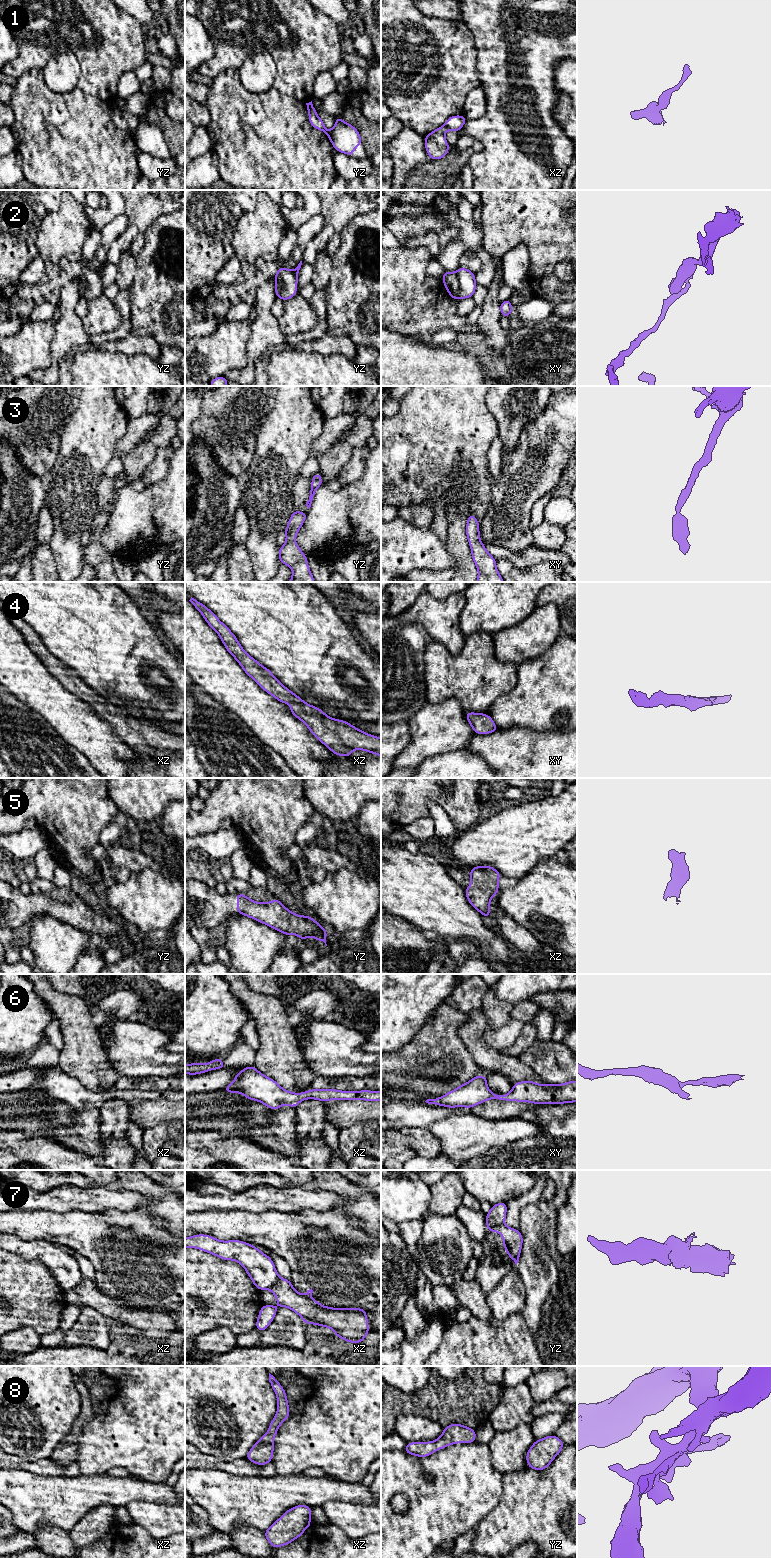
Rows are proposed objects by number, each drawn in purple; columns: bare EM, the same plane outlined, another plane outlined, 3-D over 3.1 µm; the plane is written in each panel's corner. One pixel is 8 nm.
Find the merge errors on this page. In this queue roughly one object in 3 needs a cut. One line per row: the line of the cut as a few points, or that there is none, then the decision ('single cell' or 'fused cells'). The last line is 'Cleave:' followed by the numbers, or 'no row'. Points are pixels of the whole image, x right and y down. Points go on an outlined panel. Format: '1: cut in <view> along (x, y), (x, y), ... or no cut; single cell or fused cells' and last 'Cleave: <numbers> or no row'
1: no cut; single cell
2: cut in xy along (455, 273), (458, 279), (458, 298); fused cells
3: no cut; single cell
4: no cut; single cell
5: no cut; single cell
6: no cut; single cell
7: cut in yz along (503, 1223), (493, 1226), (488, 1230); fused cells
8: no cut; single cell
Cleave: 2, 7

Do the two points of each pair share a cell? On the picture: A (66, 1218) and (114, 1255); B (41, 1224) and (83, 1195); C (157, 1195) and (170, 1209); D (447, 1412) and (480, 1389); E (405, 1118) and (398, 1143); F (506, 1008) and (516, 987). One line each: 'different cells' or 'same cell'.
A: same cell
B: different cells
C: same cell
D: same cell
E: different cells
F: different cells

